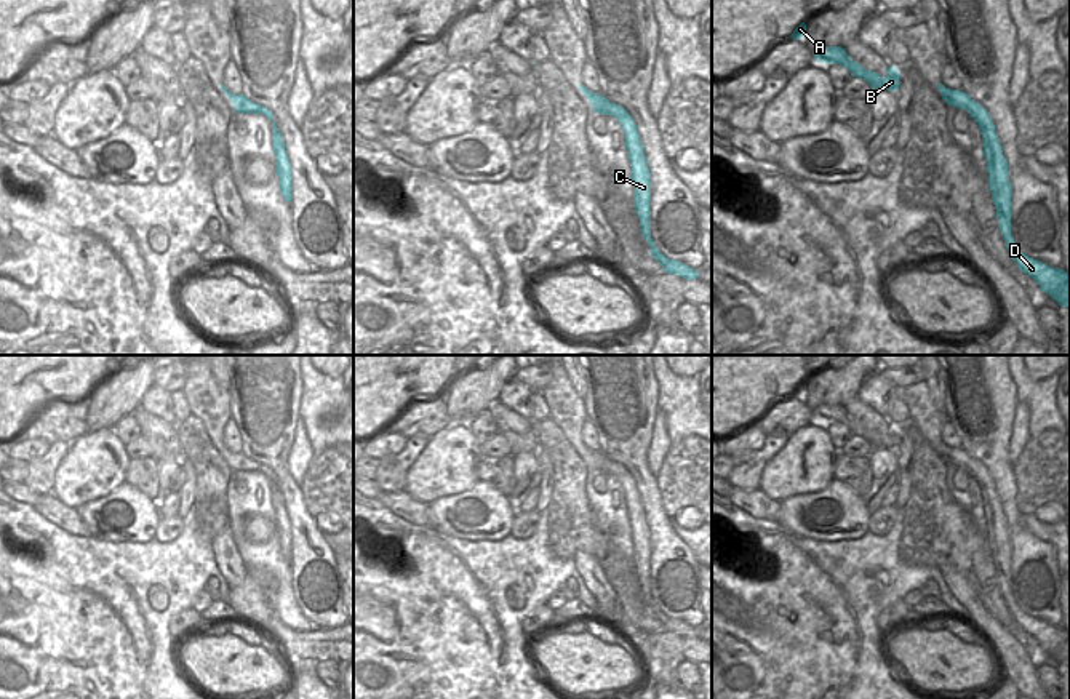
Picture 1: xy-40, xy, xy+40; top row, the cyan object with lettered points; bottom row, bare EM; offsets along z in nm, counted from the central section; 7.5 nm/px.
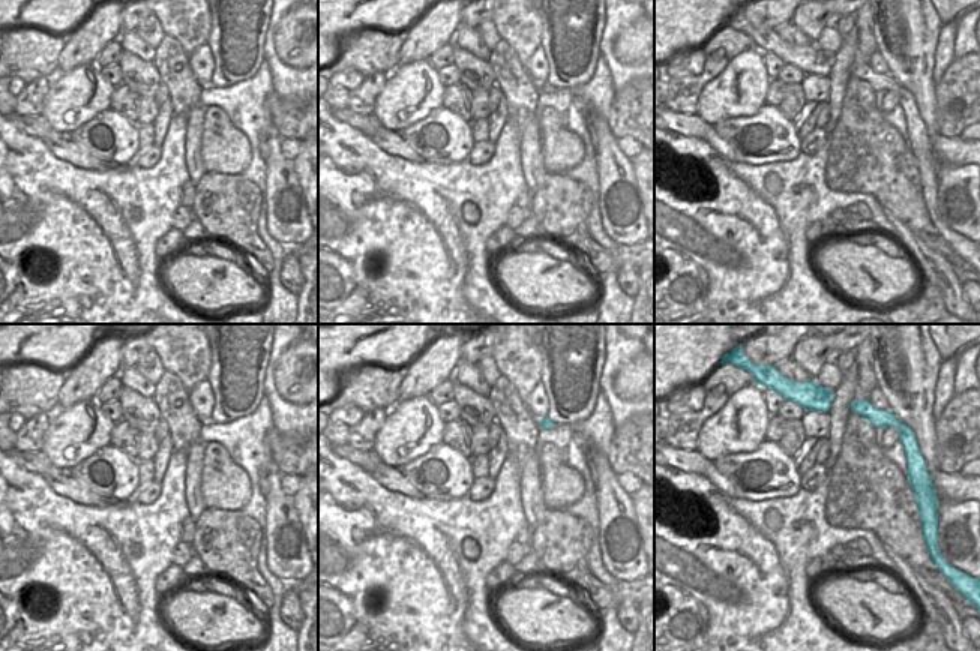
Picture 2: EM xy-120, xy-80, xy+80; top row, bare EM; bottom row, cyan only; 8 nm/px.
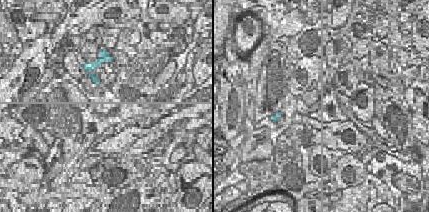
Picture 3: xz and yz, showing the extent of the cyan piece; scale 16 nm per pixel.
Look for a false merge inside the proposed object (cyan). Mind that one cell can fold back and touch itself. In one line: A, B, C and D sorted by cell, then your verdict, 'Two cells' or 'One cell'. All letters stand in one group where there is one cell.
Groups: A B C D. One cell.

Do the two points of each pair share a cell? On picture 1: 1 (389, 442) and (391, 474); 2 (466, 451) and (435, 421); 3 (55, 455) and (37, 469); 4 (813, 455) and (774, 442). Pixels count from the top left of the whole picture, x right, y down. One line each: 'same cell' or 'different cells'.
1: different cells
2: different cells
3: same cell
4: different cells

